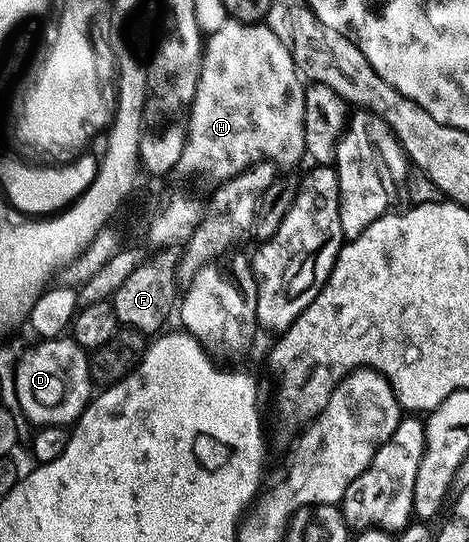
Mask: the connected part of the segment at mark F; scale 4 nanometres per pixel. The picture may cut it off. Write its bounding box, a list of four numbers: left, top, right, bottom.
[112,247,179,335]

